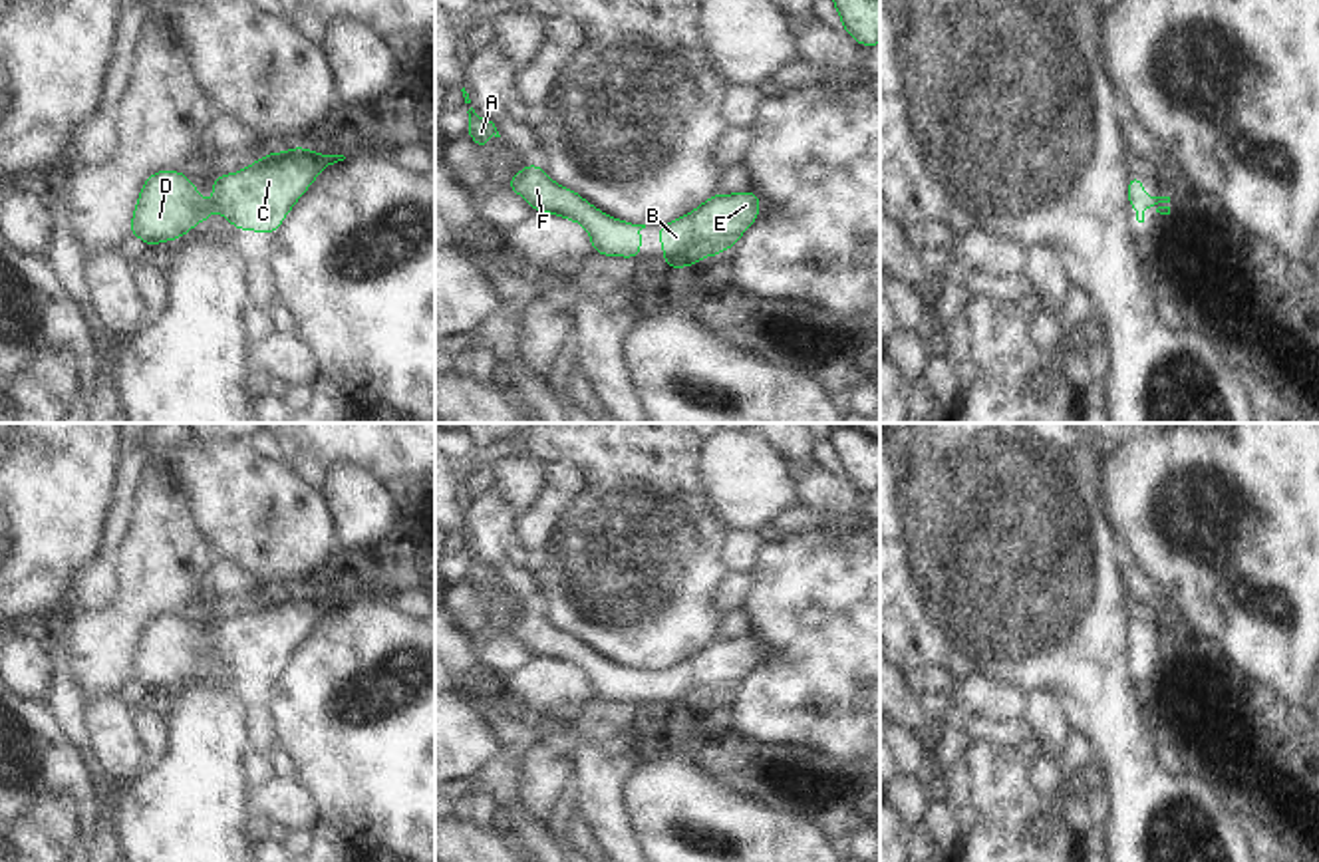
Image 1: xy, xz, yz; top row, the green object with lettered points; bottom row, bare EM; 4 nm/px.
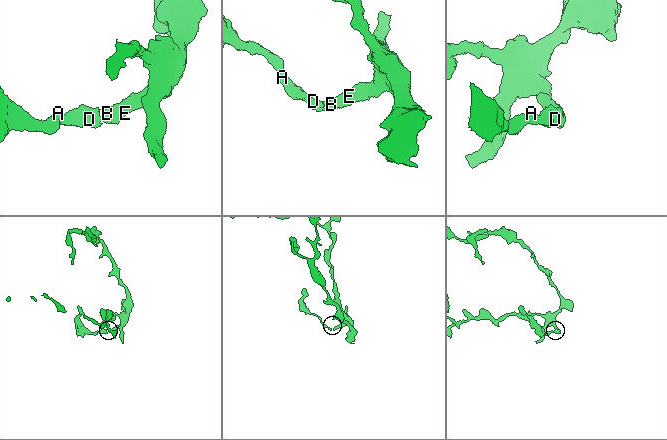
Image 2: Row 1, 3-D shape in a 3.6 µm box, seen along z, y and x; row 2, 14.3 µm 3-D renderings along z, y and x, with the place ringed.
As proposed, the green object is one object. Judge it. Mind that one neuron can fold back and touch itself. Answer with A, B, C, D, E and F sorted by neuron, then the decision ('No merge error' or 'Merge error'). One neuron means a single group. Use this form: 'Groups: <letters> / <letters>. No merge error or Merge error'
Groups: A B C D E F. No merge error.

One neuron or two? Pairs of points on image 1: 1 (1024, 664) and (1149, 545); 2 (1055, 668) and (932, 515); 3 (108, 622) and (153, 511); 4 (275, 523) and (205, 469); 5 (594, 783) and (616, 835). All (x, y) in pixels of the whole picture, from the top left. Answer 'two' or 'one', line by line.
1: two
2: one
3: one
4: one
5: one

